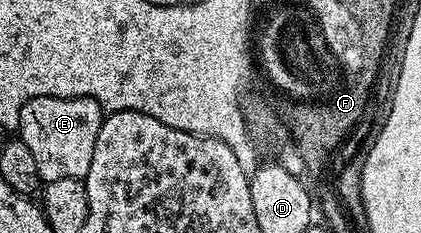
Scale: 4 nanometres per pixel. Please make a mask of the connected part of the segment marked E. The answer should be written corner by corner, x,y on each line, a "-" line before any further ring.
33,97
20,111
20,139
36,162
43,182
69,177
85,178
92,167
96,135
100,135
104,110
91,97

